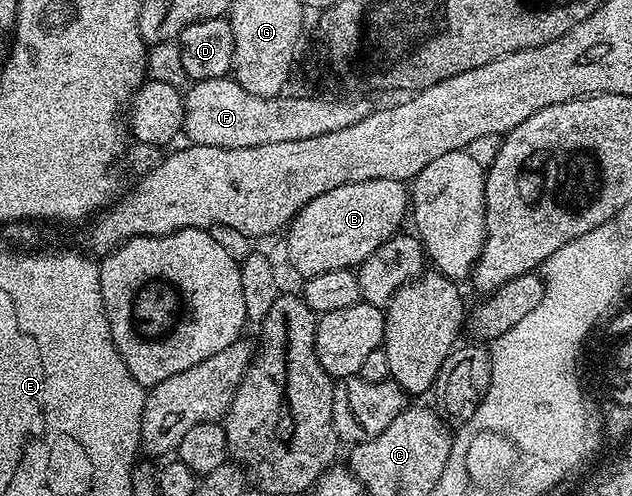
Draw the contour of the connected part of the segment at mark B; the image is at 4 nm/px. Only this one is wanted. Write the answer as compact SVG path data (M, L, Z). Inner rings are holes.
M363 180L355 184L343 184L339 188L331 188L331 192L323 192L323 196L315 196L315 200L311 200L304 208L293 217L293 221L287 226L287 235L285 246L289 249L289 262L295 269L301 273L302 279L310 278L311 276L319 276L319 272L335 272L336 270L353 270L361 265L363 260L367 260L367 256L371 256L371 252L375 252L375 248L379 248L379 244L383 244L392 238L394 234L402 229L401 221L407 218L407 211L411 206L411 194L407 189L405 182L396 182L395 180Z

